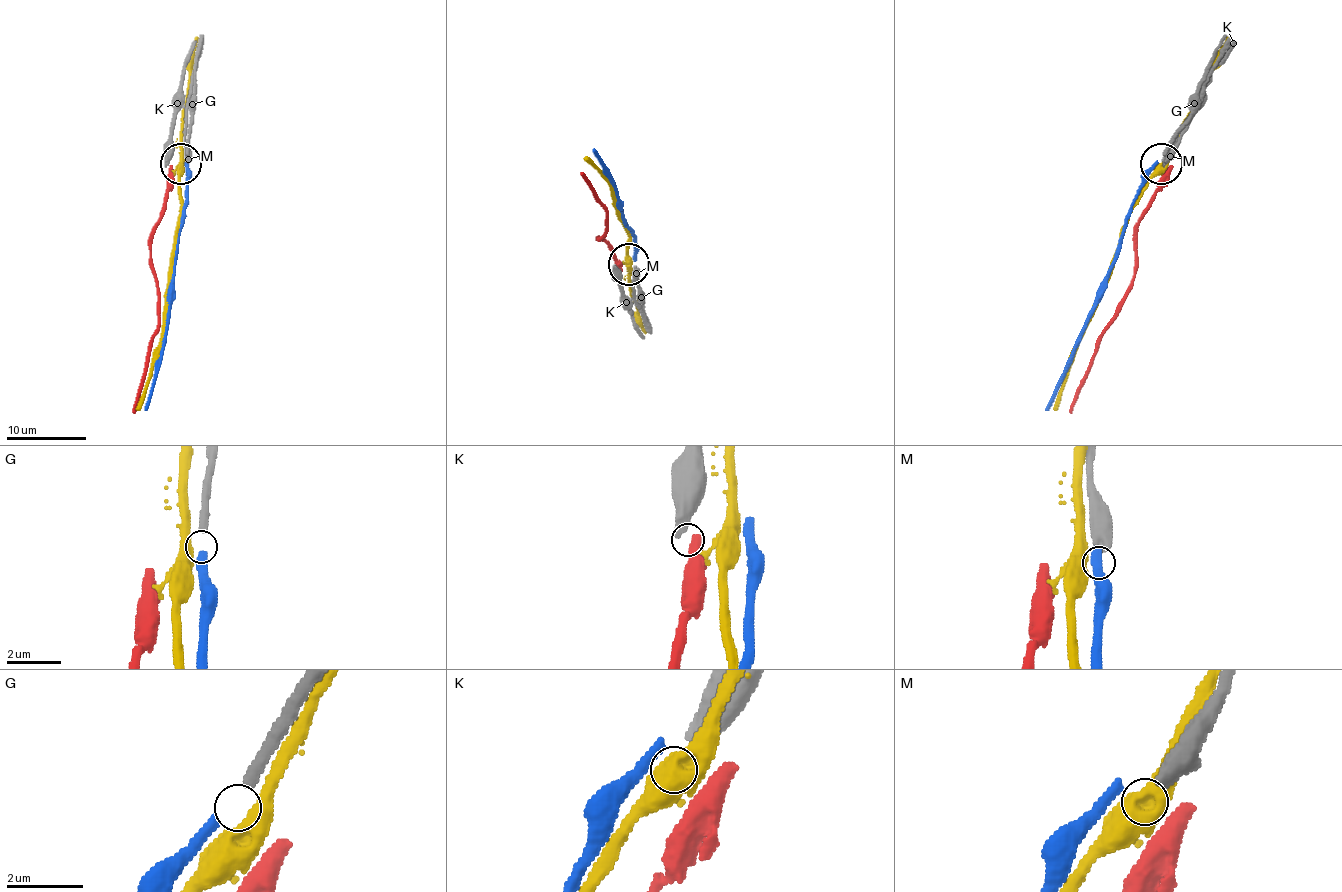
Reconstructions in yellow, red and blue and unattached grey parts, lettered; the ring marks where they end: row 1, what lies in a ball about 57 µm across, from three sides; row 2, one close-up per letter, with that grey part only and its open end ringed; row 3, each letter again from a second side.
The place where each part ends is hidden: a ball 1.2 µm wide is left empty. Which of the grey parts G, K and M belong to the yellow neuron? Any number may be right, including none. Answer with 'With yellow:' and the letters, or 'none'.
With yellow: none

